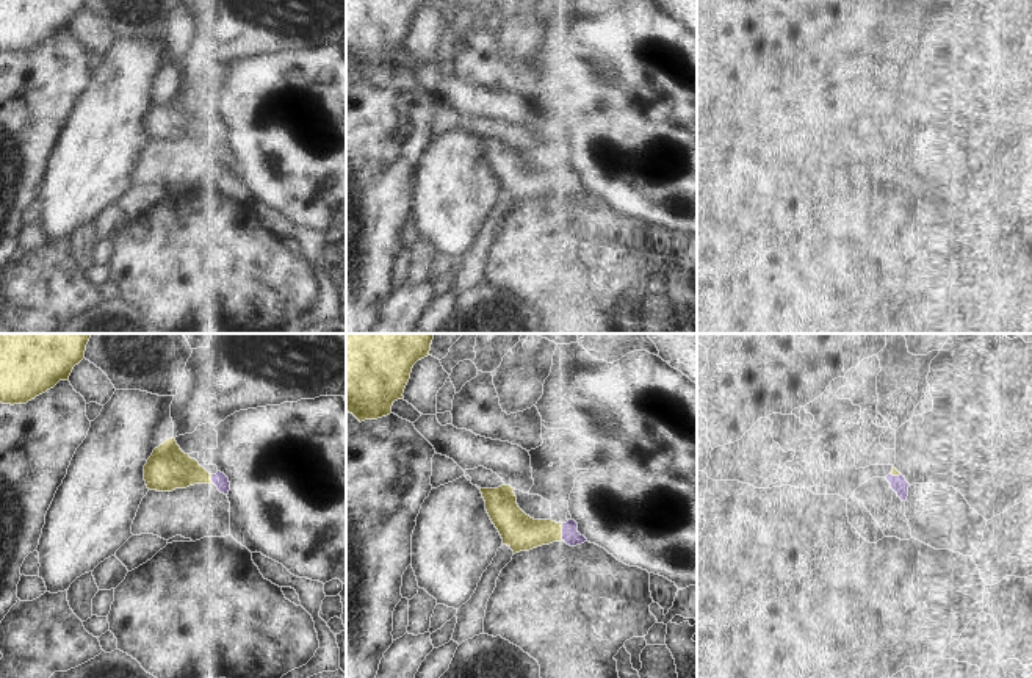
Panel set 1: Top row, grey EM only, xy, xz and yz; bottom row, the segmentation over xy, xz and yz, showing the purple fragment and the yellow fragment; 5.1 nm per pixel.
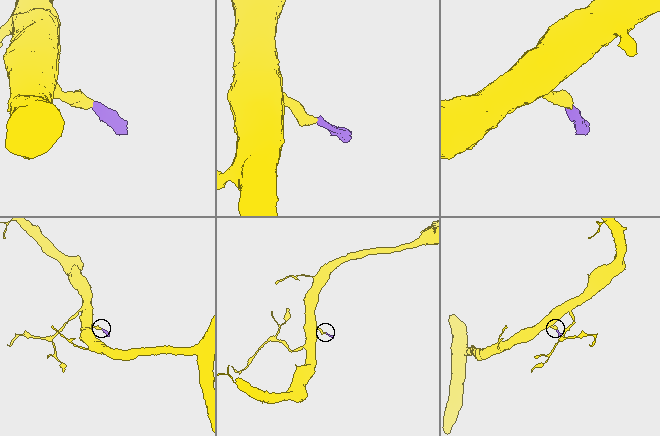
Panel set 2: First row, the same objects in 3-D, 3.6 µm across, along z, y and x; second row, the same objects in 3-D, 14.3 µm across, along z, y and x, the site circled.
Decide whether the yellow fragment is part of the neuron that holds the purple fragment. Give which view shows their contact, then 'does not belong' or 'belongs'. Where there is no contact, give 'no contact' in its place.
xz | belongs

